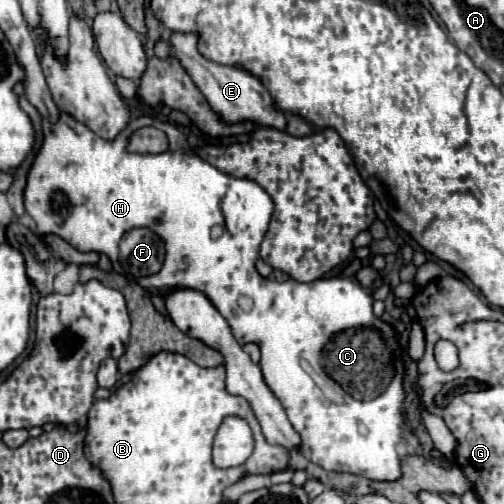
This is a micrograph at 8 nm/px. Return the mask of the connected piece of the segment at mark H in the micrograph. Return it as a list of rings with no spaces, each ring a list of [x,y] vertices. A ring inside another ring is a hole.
[[[59,115],[57,123],[47,121],[41,117],[43,129],[43,143],[37,151],[33,165],[27,173],[25,185],[24,207],[33,217],[37,225],[37,235],[59,235],[69,245],[79,251],[97,251],[105,253],[113,265],[116,273],[122,274],[119,263],[119,244],[125,231],[133,227],[147,227],[155,231],[165,241],[165,261],[159,273],[149,275],[145,279],[145,287],[153,293],[167,295],[171,289],[199,289],[211,297],[213,305],[219,313],[227,319],[233,337],[239,345],[255,343],[261,349],[259,367],[263,371],[263,379],[273,395],[281,401],[291,425],[303,439],[303,455],[317,463],[325,471],[335,473],[355,473],[367,477],[371,481],[397,481],[403,477],[403,457],[407,457],[403,435],[405,435],[405,389],[403,388],[404,366],[400,366],[400,374],[396,374],[389,383],[387,390],[371,401],[357,401],[347,395],[321,367],[321,349],[323,345],[335,337],[339,331],[349,327],[377,327],[377,331],[387,341],[393,352],[396,346],[396,335],[393,327],[375,317],[373,313],[373,299],[361,287],[357,279],[347,277],[329,277],[317,279],[313,283],[299,283],[299,281],[275,281],[265,279],[255,271],[256,261],[259,259],[260,244],[269,227],[269,219],[273,214],[273,201],[267,195],[267,201],[259,201],[259,197],[251,195],[251,191],[243,189],[261,189],[251,179],[239,179],[217,167],[209,165],[207,161],[199,159],[191,153],[185,135],[171,123],[157,121],[153,117],[139,117],[131,121],[131,125],[115,137],[115,141],[103,141],[97,137],[87,125],[75,121],[71,115]],[[155,125],[169,137],[169,151],[167,153],[131,153],[127,151],[129,137],[135,133],[137,127]],[[215,225],[223,227],[223,235],[219,239],[211,239],[211,229]],[[241,303],[253,303],[251,309],[243,309]]]

